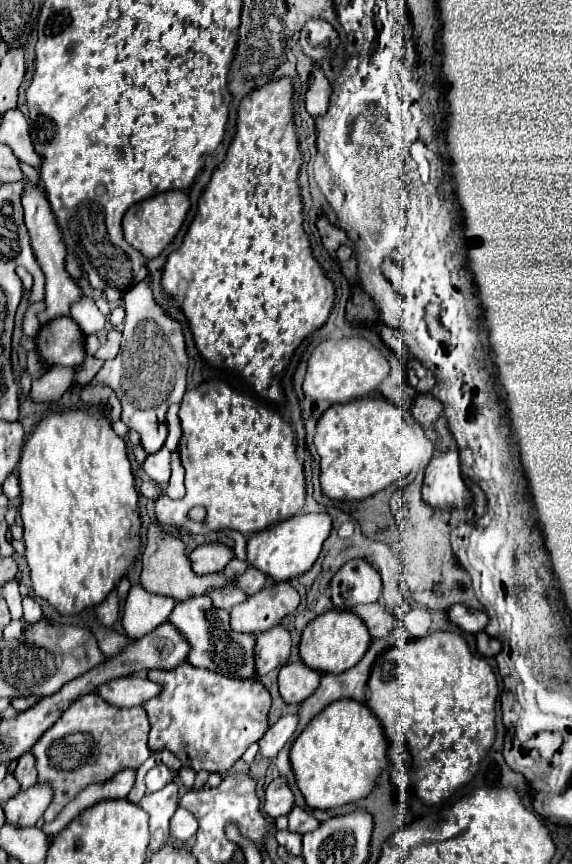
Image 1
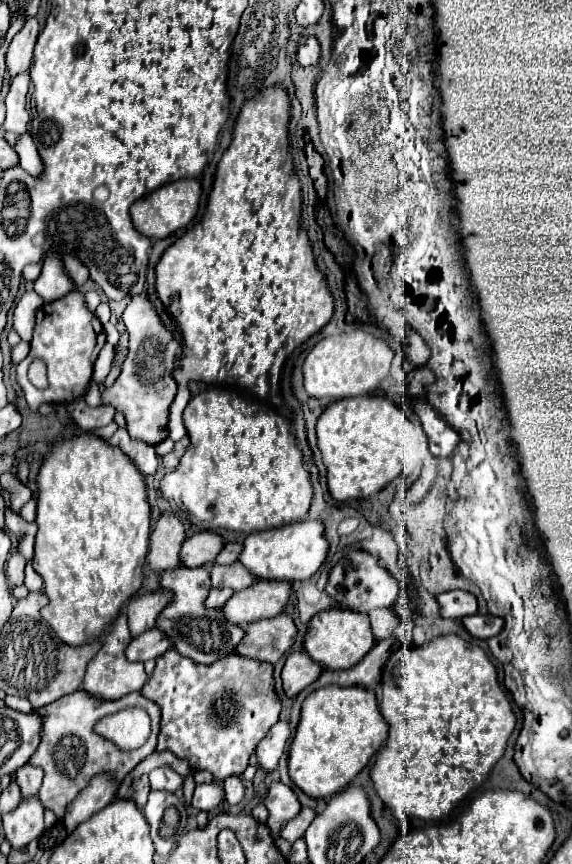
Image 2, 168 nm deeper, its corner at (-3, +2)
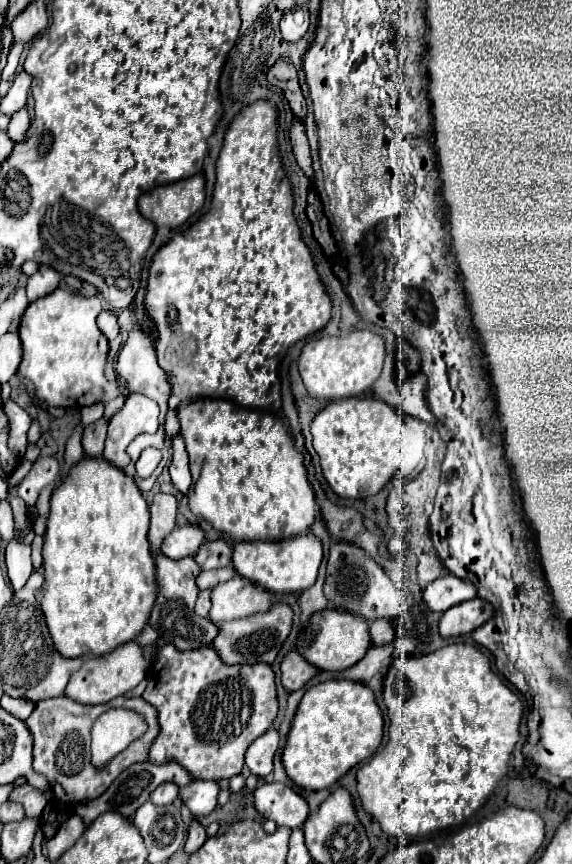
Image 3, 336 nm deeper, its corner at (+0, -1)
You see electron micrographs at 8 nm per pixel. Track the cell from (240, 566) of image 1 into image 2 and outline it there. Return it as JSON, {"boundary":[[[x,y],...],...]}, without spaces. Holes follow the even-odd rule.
{"boundary":[[[225,543],[223,551],[219,553],[219,557],[215,559],[215,563],[219,565],[231,565],[235,561],[239,561],[239,555],[241,555],[241,543]]]}

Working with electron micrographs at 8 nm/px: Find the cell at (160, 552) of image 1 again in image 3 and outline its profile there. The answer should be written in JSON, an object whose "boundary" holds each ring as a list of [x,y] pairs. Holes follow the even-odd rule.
{"boundary":[[[158,492],[154,496],[154,502],[150,506],[150,512],[152,512],[152,518],[150,518],[148,540],[152,544],[152,552],[158,554],[162,540],[176,526],[176,498],[172,494]]]}

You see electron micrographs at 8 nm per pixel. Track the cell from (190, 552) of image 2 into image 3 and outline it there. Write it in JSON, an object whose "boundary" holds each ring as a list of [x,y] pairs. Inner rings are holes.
{"boundary":[[[184,524],[184,526],[176,526],[166,536],[166,540],[160,546],[160,552],[174,560],[180,560],[186,556],[194,556],[202,542],[204,542],[204,532],[194,524]]]}

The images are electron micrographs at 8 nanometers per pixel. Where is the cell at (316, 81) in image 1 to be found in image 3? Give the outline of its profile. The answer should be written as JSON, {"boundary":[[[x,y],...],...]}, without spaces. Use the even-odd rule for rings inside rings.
{"boundary":[[[294,6],[284,12],[280,18],[280,30],[286,42],[300,40],[308,30],[308,6]]]}

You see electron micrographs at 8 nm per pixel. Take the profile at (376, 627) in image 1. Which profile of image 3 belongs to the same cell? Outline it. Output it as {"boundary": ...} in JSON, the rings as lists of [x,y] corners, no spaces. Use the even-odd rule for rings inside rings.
{"boundary":[[[376,620],[370,624],[370,636],[372,636],[374,646],[382,646],[382,644],[394,642],[396,630],[390,620]]]}

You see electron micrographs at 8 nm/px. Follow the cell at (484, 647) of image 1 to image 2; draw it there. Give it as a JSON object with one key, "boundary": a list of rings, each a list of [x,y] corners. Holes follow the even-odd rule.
{"boundary":[[[473,615],[463,619],[465,629],[475,637],[475,639],[491,639],[503,631],[503,619],[493,617],[493,615]]]}

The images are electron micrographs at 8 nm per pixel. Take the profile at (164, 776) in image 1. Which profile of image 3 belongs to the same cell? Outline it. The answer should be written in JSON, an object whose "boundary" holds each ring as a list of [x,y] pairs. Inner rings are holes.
{"boundary":[[[164,782],[164,784],[160,784],[160,786],[152,792],[150,802],[154,802],[156,806],[168,806],[168,804],[172,804],[176,798],[178,798],[178,786],[172,784],[172,782]]]}

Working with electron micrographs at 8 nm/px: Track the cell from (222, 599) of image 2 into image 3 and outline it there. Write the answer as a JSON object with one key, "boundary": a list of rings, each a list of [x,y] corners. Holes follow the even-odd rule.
{"boundary":[[[202,590],[200,594],[198,594],[198,600],[196,600],[196,608],[194,608],[194,612],[198,614],[198,616],[202,616],[202,618],[206,618],[208,616],[208,612],[210,612],[210,590]]]}

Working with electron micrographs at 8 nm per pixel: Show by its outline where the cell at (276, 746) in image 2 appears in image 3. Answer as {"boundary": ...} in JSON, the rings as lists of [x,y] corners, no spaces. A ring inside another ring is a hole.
{"boundary":[[[268,730],[258,740],[252,742],[252,746],[246,752],[246,766],[254,776],[264,778],[272,772],[272,758],[274,752],[278,750],[278,740],[280,740],[278,732]]]}

